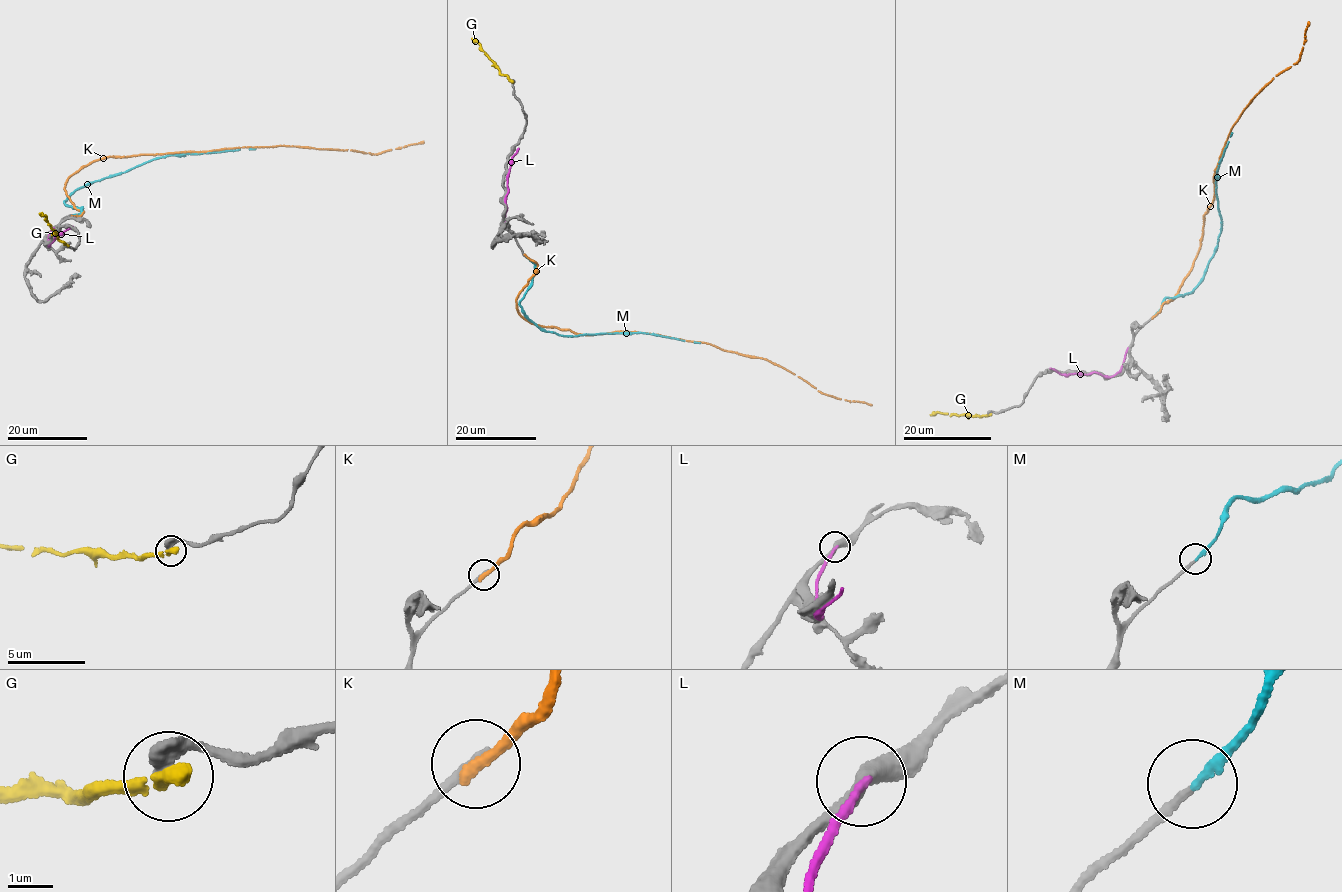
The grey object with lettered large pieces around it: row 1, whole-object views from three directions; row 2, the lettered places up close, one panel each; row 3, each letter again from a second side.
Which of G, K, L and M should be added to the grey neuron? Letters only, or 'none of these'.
M

